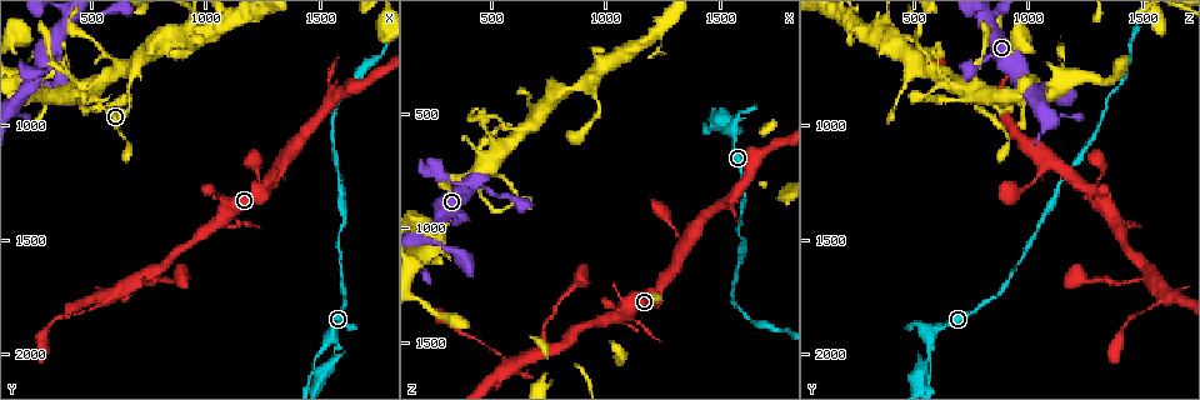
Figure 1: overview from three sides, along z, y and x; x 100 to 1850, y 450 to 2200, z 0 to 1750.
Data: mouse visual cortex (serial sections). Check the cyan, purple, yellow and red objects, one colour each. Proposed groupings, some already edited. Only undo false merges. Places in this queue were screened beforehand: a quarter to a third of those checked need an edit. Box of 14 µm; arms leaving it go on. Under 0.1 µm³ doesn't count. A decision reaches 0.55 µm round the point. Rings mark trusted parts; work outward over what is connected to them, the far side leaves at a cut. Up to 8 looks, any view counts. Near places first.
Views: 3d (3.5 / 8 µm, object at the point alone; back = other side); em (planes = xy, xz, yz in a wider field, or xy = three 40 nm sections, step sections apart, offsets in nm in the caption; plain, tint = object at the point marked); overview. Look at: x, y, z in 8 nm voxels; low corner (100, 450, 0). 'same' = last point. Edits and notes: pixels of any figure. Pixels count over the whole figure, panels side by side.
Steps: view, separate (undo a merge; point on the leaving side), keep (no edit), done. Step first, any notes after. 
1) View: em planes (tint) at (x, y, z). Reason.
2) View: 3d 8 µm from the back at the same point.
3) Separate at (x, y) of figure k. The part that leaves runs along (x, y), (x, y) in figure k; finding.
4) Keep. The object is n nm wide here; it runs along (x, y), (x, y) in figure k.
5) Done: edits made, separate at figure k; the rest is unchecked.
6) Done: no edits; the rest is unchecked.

View: 3d 3.5 µm from the back at (730, 1640, 1540). Sharp bend.

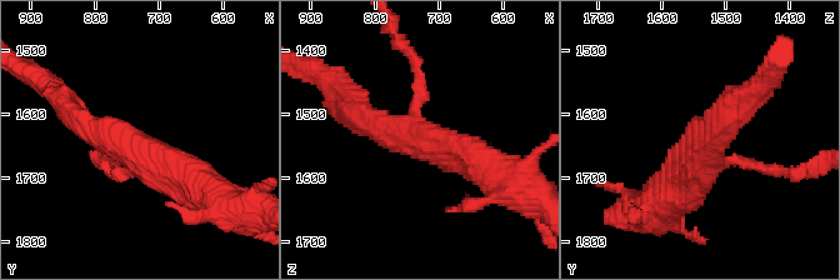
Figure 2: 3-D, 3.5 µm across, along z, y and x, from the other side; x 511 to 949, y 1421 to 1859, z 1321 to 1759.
View: em xy step 5 (tint) at (745, 1655, 1540). 3 arms meet here; the arms are 150, 300, 450 nm wide.

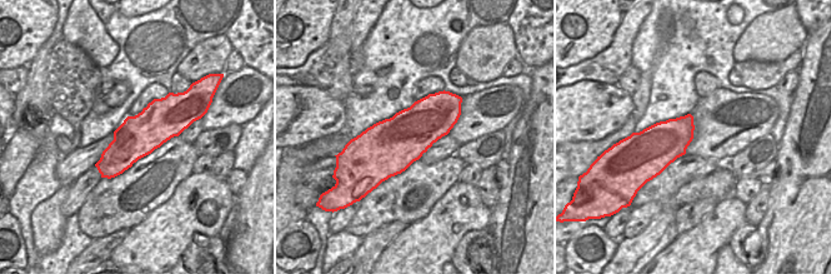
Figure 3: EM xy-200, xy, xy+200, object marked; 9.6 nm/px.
Keep. It runs along (69, 109), (88, 129), (199, 183) in figure 2; one cell here.

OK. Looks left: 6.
View: 3d 3.5 µm at (490, 880, 740). Thin neck.

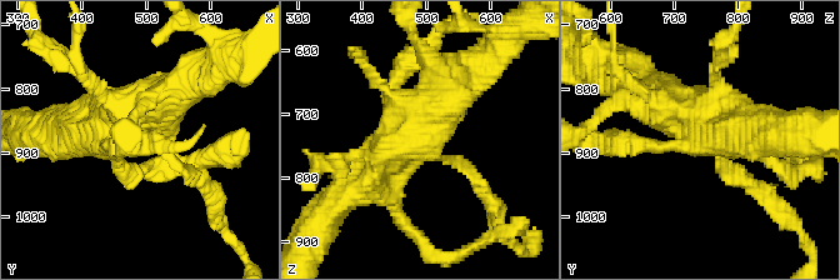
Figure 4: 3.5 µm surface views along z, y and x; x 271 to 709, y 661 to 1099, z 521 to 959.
View: em planes (tint) at the same point.

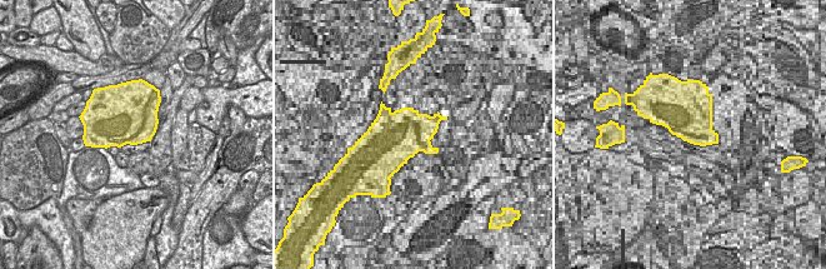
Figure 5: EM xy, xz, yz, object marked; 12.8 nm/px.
View: em xy step 1 (tint) at the same point.

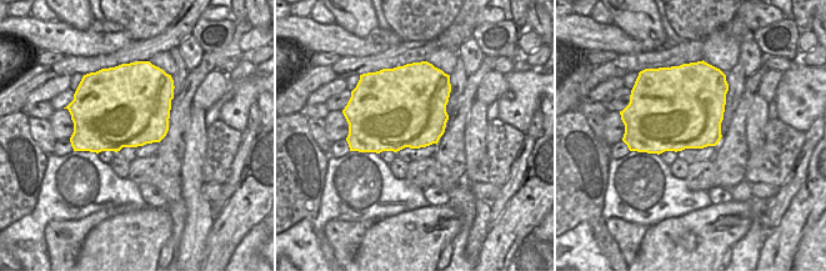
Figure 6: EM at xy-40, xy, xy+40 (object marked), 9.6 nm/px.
Keep. It runs along (743, 178), (685, 111), (644, 93) in figure 4; continuous, no second cell.

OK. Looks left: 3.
View: 3d 3.5 µm from the back at (580, 700, 570). Thick turns thin.

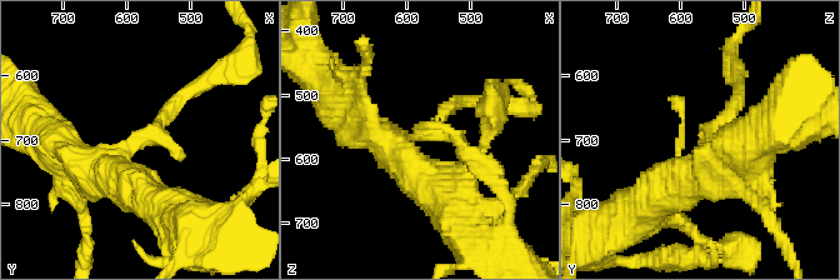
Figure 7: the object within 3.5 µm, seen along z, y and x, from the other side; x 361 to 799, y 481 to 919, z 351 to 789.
View: em xy step 3 (tint) at (580, 700, 565).

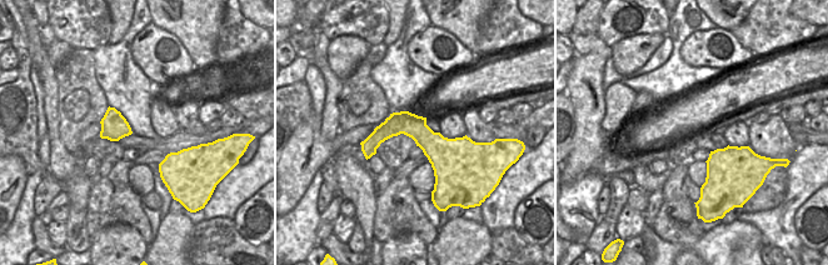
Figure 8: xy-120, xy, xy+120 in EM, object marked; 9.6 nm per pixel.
View: em planes (tint) at the same point.

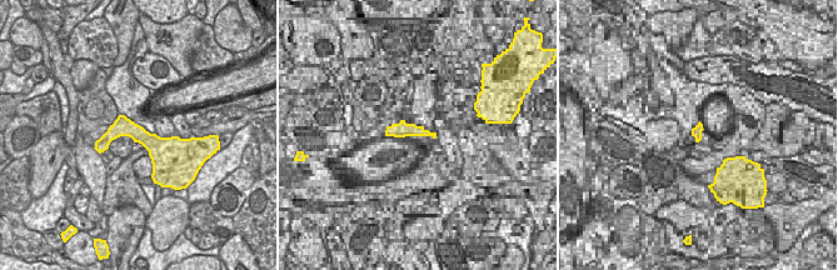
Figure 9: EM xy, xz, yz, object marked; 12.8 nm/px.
Separate at (724, 118) of figure 7. The part that leaves runs along (704, 139), (733, 108), (736, 78) in figure 7; two cells meet here.

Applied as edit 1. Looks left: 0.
Done: edits made, separate at figure 7; the rest is unchecked.

